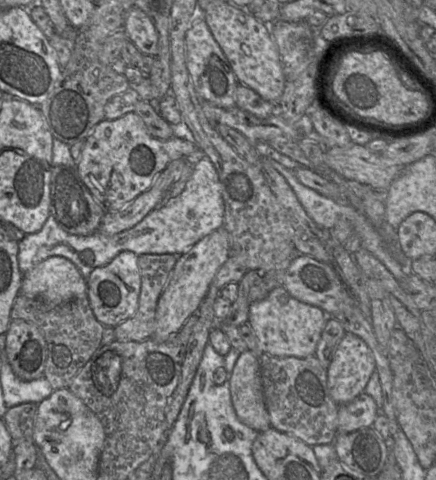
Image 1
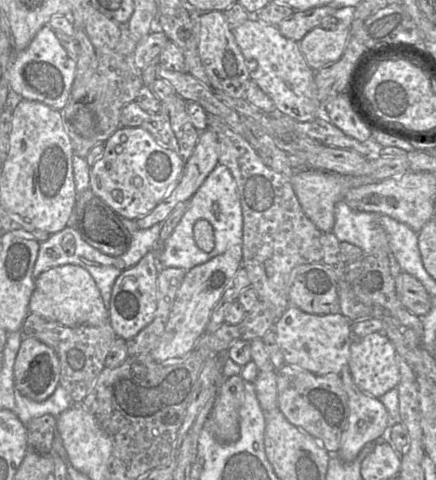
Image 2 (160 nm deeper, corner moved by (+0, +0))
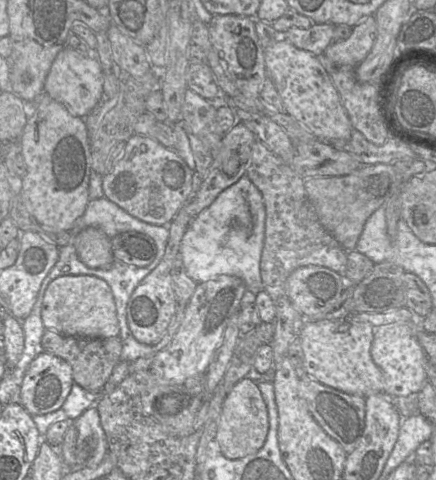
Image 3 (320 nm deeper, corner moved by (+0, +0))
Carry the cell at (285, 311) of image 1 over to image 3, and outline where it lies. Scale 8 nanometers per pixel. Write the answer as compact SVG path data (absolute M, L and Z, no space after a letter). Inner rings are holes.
M349 318L341 320L305 321L299 343L302 351L302 367L306 375L346 393L366 397L384 393L384 377L371 356L374 327Z

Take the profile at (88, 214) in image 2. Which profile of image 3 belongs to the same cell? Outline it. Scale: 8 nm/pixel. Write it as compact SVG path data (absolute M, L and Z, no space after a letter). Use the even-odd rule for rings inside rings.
M136 231L119 233L110 242L115 260L127 265L147 267L158 257L155 240Z

